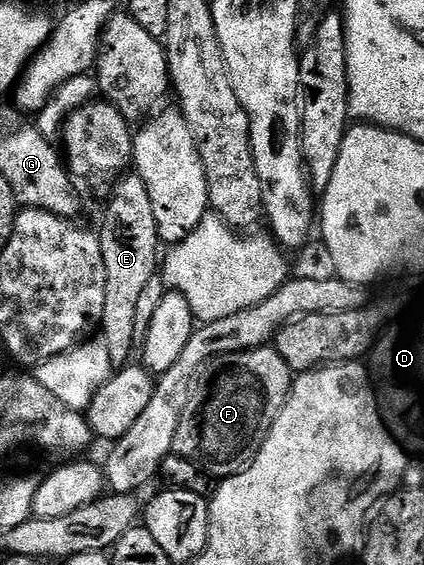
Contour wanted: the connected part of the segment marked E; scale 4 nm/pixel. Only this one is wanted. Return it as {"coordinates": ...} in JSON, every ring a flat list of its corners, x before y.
{"coordinates":[[137,175,129,176,123,176,113,186,114,194,111,195,110,202,102,213,102,226,97,226,96,229,106,276,104,299,100,310,100,321,102,317,100,340,106,347,110,361,118,367,125,366,131,360,130,348,133,345,135,348,136,345,134,329,136,329,137,299,150,277,155,276,160,265,158,228,152,215,152,203,148,199,148,191]]}

